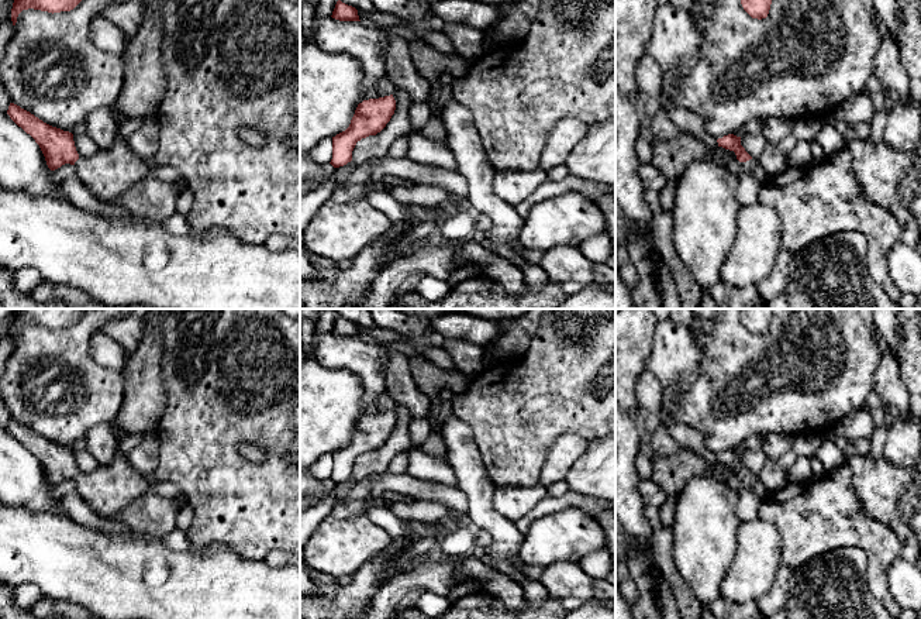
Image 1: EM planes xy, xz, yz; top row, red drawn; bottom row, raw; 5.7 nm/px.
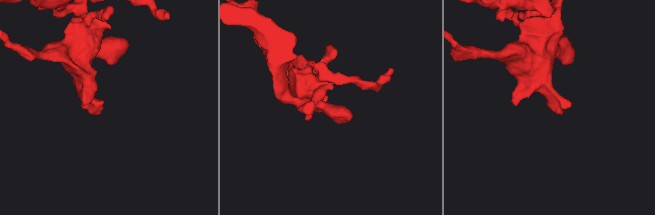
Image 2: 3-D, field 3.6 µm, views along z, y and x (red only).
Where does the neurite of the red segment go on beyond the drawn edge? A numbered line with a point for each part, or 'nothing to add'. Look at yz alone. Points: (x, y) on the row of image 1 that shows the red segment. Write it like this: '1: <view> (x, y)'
1: yz (752, 167)

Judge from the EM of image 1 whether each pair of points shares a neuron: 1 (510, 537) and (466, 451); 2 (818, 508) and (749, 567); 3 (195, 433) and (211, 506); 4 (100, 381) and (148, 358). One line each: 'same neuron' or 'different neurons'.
1: same neuron
2: different neurons
3: same neuron
4: different neurons

